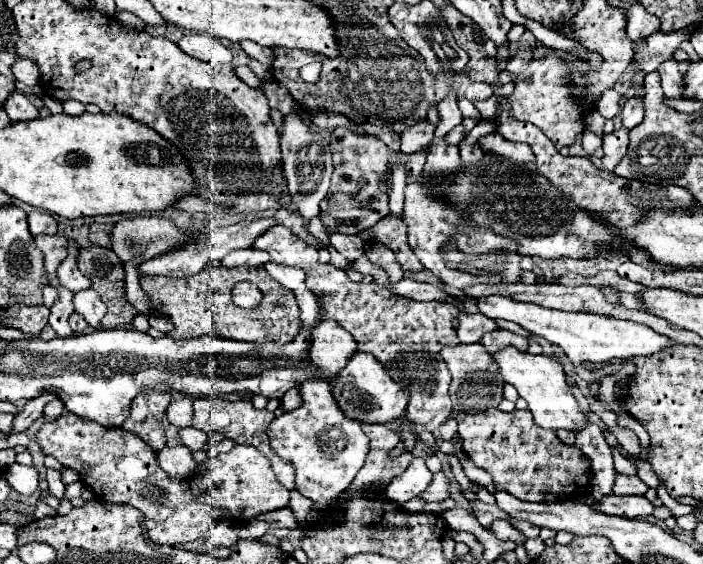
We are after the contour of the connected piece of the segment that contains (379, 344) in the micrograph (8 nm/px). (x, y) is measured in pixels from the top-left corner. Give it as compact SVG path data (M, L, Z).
M276 225L260 235L254 241L254 247L266 251L272 261L304 269L306 287L318 297L324 309L324 319L334 319L340 327L344 327L356 339L358 351L374 355L400 387L410 389L410 401L404 413L410 423L436 431L450 417L450 371L440 357L440 349L446 341L458 341L450 323L452 317L458 317L460 313L454 305L400 297L374 281L352 283L344 269L336 269L330 263L318 263L318 251L282 225Z

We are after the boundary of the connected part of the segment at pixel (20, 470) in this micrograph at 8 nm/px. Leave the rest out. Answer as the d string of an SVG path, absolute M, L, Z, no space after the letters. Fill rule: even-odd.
M10 465L6 471L6 481L20 493L30 497L38 489L38 471L36 467L24 467L24 465Z

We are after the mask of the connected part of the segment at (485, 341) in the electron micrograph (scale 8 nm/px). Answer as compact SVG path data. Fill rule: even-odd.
M496 329L496 331L486 333L480 343L486 347L488 353L498 351L500 347L508 347L508 345L514 345L514 347L518 347L520 351L526 351L526 349L528 349L528 339L524 339L524 337L516 335L516 333L510 333L510 331L506 331L506 329Z

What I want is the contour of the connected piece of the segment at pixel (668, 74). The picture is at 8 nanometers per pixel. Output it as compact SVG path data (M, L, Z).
M668 59L664 61L660 67L658 67L658 73L662 77L662 89L664 89L664 95L668 99L686 99L684 97L684 91L686 91L686 85L684 85L684 77L682 73L678 71L678 63L674 59Z

